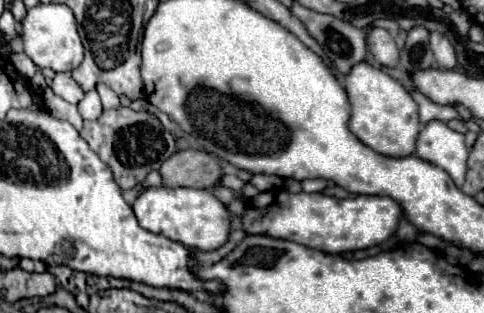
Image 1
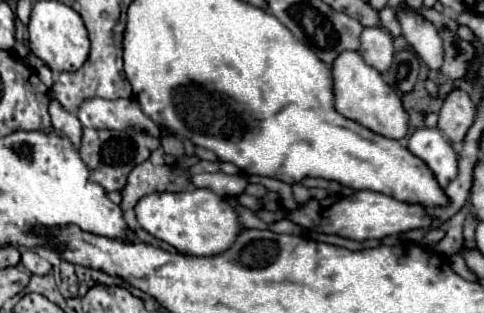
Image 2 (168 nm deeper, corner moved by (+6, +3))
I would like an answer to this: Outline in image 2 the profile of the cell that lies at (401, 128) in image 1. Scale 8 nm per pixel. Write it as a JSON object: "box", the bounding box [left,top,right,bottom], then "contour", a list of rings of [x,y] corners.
{"box":[331,51,409,139],"contour":[[[345,51],[339,53],[331,65],[333,69],[333,97],[335,97],[335,109],[365,125],[373,133],[379,133],[389,139],[403,139],[407,135],[407,125],[409,125],[409,115],[403,109],[401,97],[389,89],[389,85],[383,81],[381,73],[367,65],[363,57],[357,51]]]}

